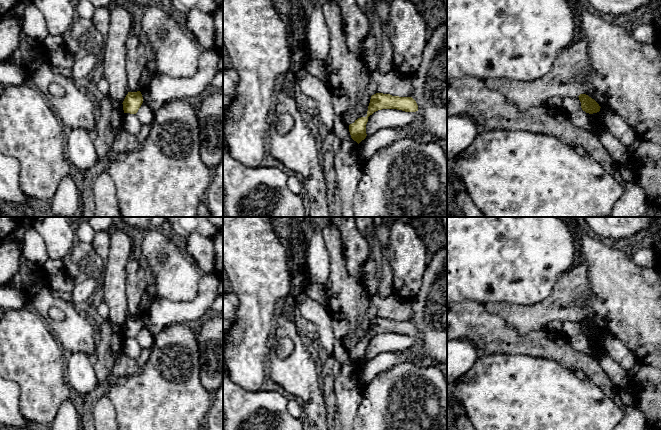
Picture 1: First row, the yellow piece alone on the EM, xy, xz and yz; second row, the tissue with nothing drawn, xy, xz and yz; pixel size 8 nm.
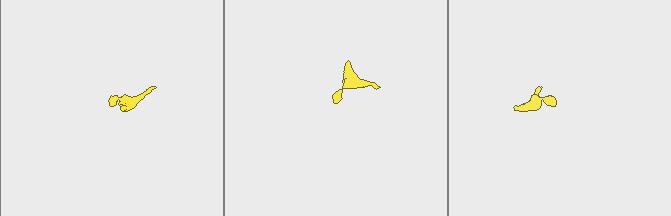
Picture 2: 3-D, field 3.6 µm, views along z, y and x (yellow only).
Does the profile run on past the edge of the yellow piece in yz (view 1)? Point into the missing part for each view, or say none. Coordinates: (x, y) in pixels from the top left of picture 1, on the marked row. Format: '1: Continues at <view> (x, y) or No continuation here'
1: No continuation here

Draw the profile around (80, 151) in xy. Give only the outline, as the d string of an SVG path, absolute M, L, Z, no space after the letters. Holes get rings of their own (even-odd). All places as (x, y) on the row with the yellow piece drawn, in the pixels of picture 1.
M81 128L71 129L66 135L66 156L75 170L86 171L97 162L93 134Z

